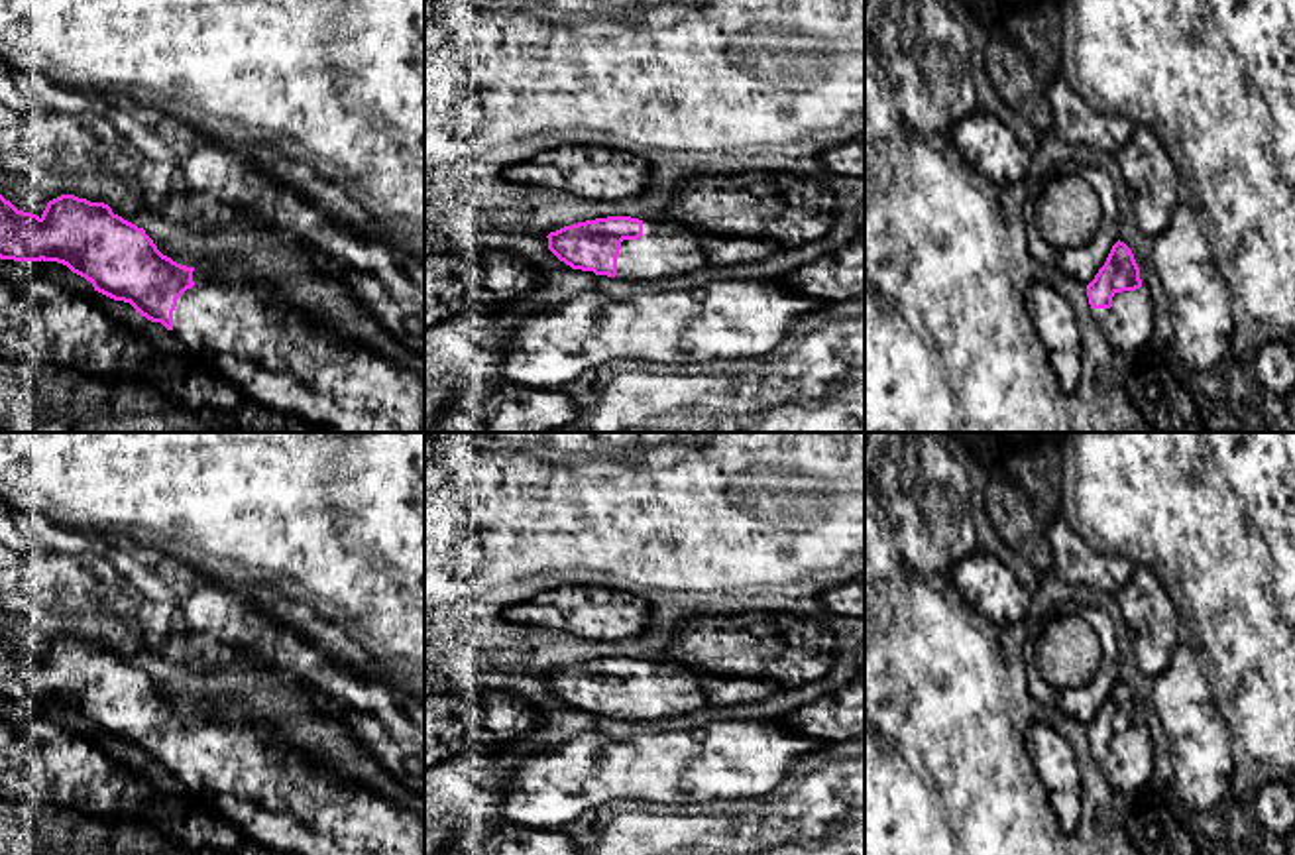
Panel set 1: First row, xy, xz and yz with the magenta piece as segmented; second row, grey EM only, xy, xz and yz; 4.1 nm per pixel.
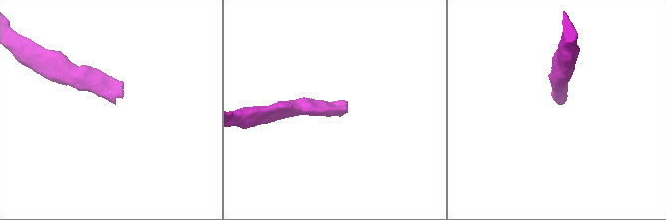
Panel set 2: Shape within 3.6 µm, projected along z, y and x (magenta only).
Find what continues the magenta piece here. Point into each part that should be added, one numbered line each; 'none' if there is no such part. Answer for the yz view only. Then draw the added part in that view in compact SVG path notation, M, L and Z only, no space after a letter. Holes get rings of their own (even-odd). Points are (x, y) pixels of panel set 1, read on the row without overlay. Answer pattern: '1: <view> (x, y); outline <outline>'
1: yz (1128, 765); outline M1144 727L1114 733L1110 749L1093 749L1093 757L1106 776L1108 786L1134 796L1138 802L1148 794L1154 774L1152 733Z

